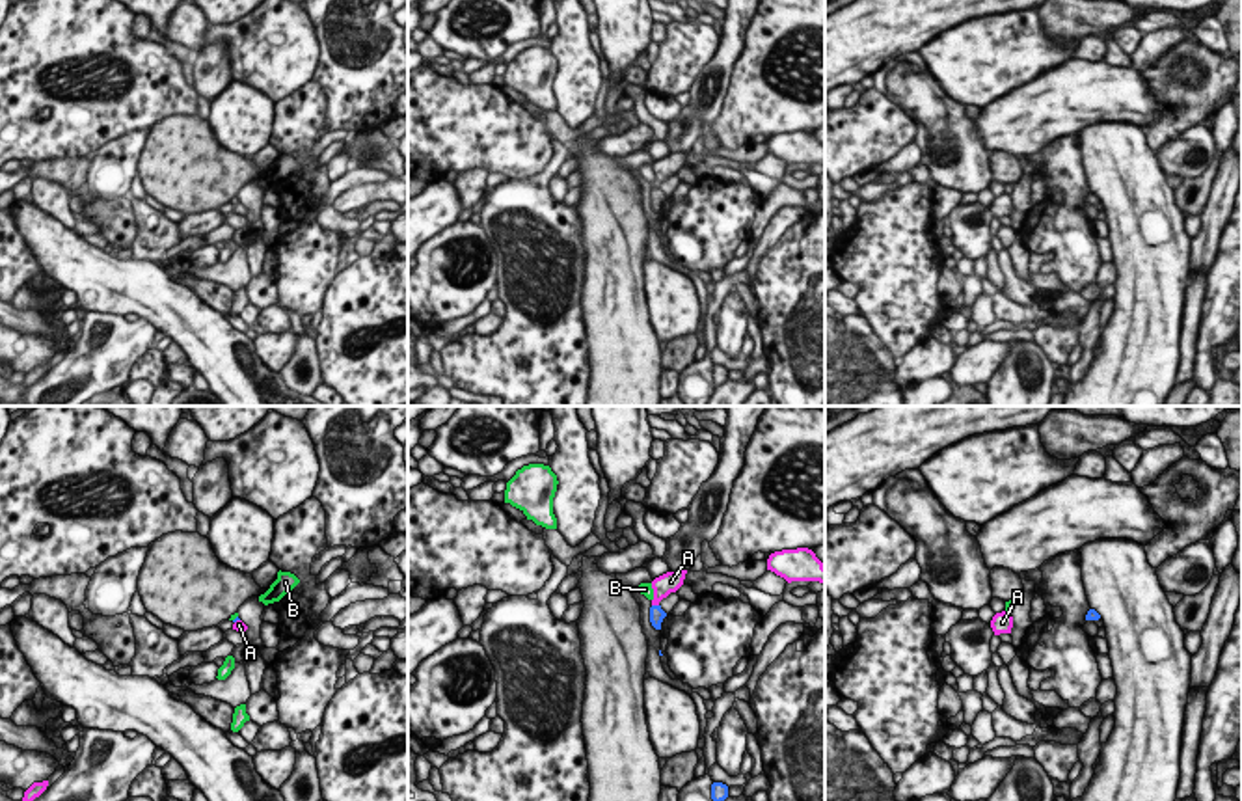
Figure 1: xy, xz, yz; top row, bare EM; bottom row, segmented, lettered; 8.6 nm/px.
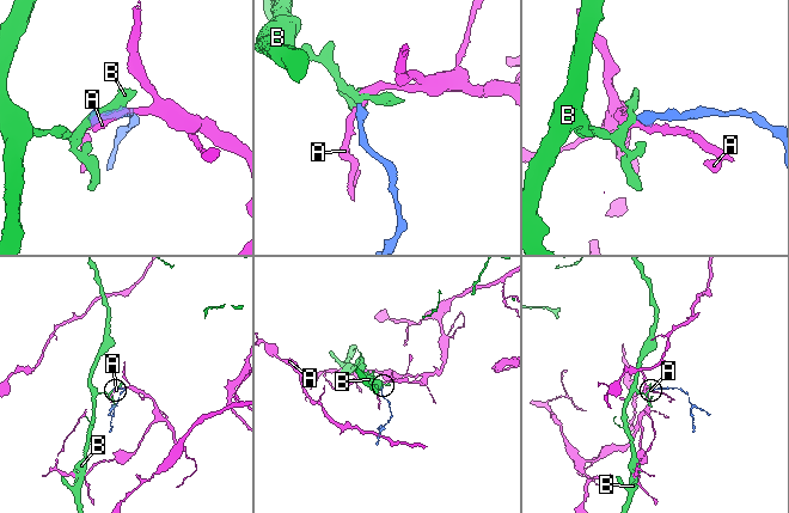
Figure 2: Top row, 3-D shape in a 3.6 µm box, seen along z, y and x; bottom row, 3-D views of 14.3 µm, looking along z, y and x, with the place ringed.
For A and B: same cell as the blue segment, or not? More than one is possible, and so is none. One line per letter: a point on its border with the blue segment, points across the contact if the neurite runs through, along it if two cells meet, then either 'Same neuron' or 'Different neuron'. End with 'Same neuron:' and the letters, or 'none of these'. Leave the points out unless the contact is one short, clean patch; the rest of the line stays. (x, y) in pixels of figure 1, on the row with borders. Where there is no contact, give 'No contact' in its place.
A: Touches blue at xz (656, 606). Boundary: xz (652, 604), (658, 606). Different neuron
B: Touches blue at xy (235, 619). Path across: xy (237, 617), (235, 619), (235, 615). Same neuron
Same neuron: B

